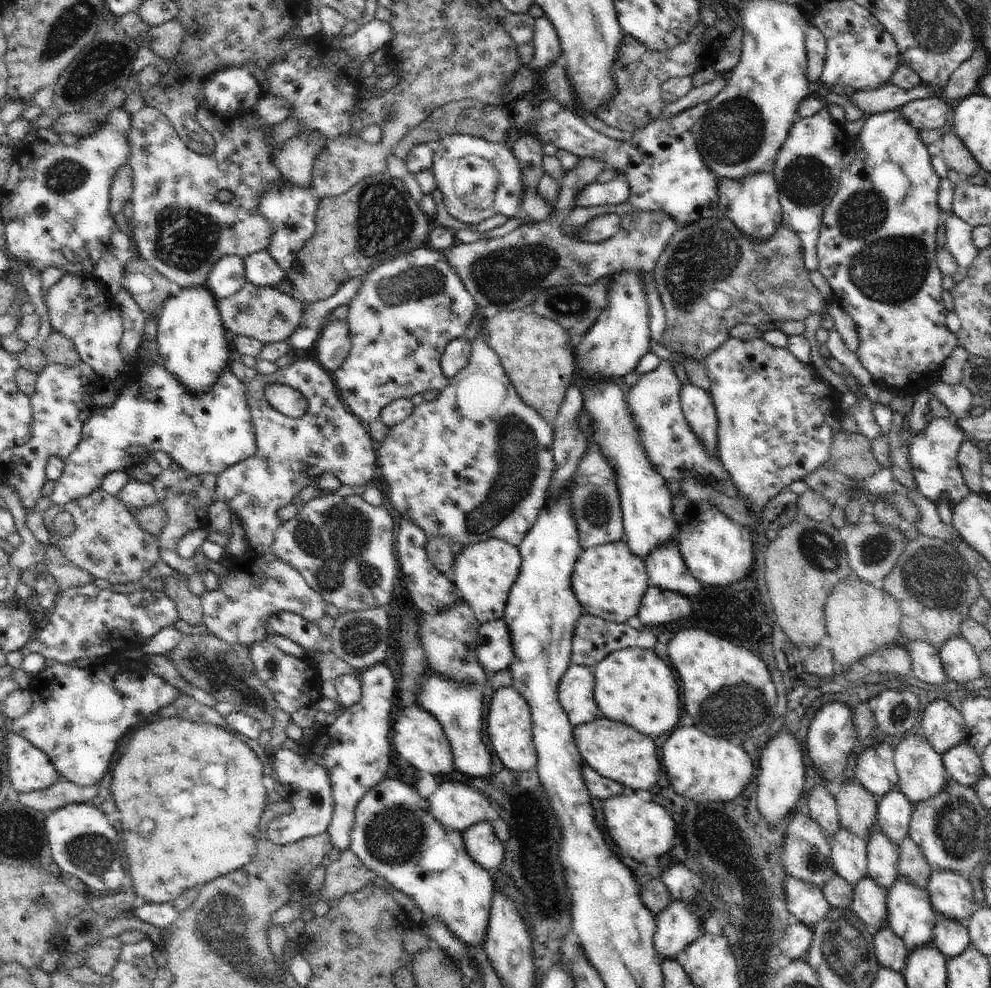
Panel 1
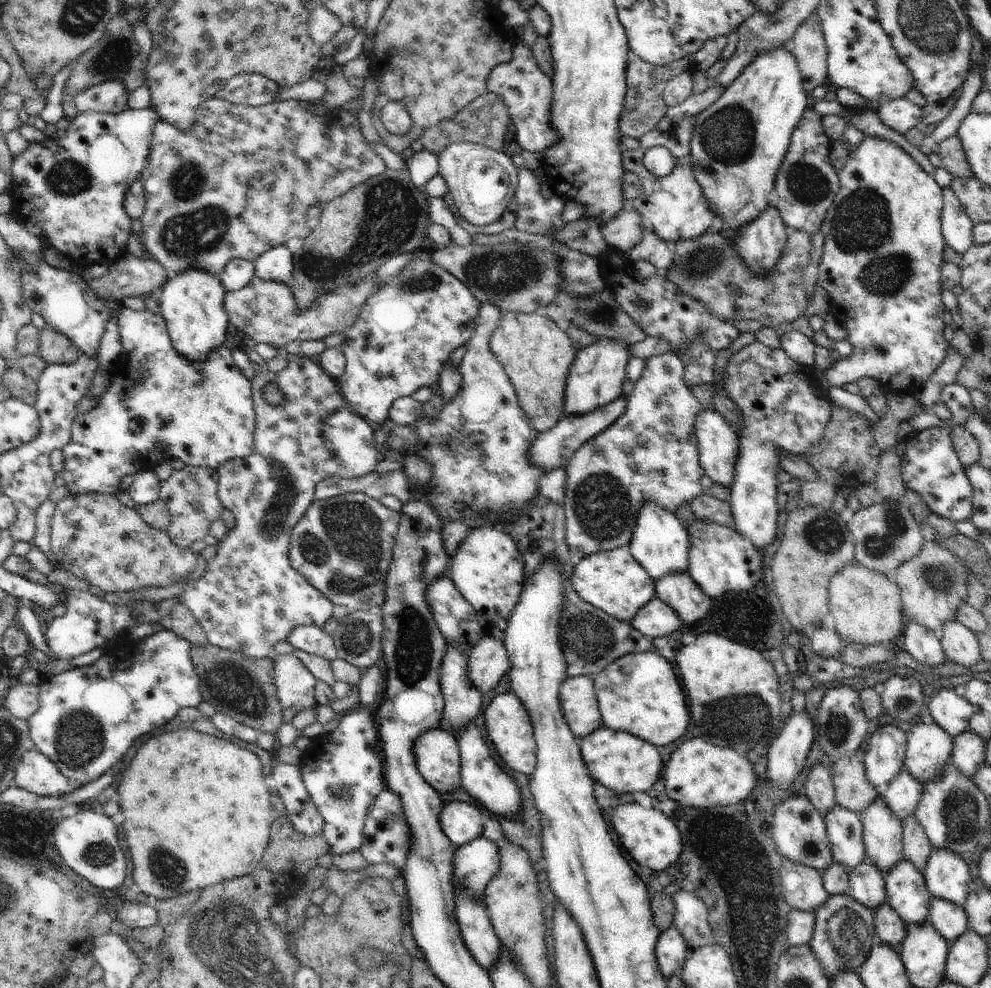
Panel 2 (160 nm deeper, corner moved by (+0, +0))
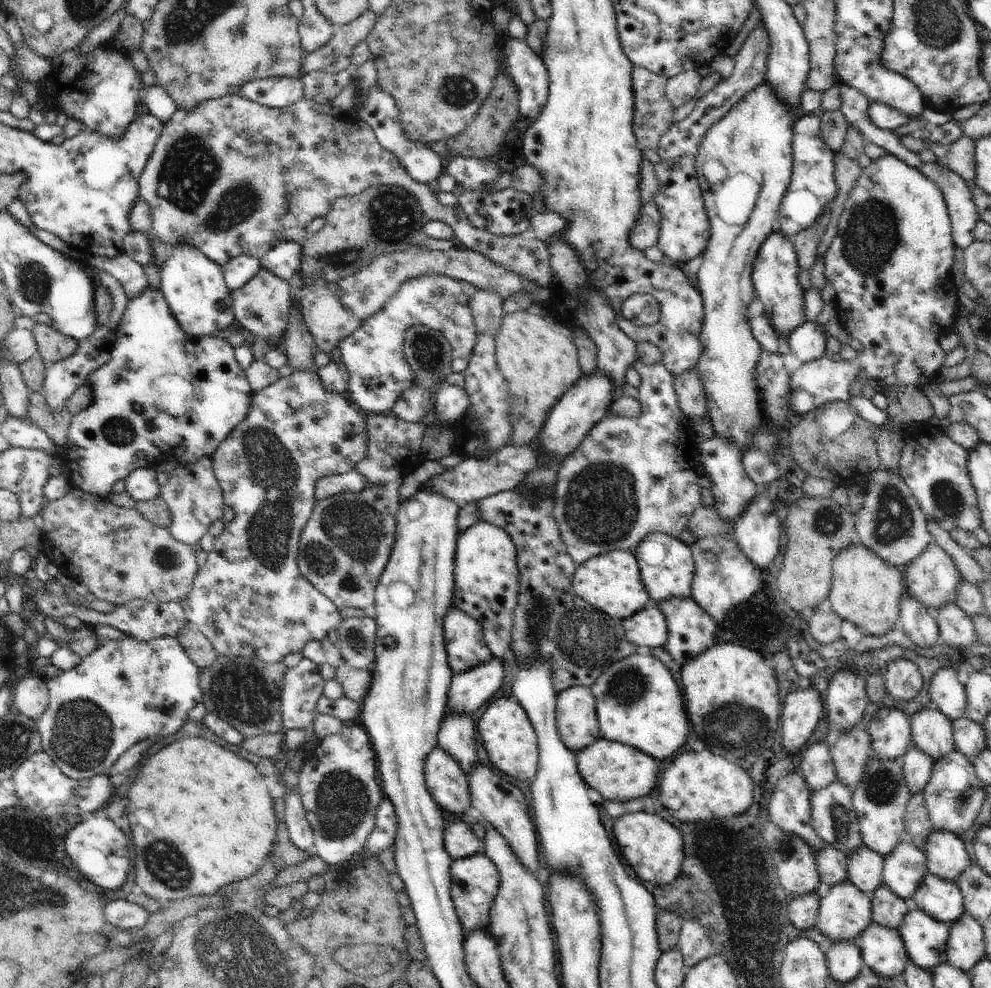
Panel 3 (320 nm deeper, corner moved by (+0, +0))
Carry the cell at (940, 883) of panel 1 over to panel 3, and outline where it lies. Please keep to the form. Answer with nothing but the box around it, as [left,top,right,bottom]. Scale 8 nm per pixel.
[925,831,970,882]

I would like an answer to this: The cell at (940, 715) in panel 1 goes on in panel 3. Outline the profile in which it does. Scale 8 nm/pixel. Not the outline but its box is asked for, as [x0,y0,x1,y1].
[929,668,967,720]

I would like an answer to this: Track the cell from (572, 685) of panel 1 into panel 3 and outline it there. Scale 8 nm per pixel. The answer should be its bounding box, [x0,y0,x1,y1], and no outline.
[555,685,601,753]

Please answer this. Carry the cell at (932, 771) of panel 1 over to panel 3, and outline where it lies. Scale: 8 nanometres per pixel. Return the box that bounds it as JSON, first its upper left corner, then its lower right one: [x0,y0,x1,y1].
[911,705,956,762]

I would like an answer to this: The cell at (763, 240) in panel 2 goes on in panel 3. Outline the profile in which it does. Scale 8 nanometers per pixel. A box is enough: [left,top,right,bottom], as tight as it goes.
[751,229,805,338]

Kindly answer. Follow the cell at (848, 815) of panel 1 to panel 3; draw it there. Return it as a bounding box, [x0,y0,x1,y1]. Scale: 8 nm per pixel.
[830,723,872,790]

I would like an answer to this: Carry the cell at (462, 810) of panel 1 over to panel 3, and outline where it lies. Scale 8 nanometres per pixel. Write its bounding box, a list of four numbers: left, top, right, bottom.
[443,822,483,859]

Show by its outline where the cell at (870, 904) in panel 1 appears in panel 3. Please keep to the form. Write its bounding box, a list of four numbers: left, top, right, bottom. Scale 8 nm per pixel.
[847,843,885,894]

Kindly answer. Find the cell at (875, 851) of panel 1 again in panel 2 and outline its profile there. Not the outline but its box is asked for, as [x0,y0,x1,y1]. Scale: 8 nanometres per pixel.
[862,784,905,878]

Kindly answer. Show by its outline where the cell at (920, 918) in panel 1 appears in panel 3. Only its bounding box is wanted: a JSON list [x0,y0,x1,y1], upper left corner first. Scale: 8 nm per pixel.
[883,838,929,900]

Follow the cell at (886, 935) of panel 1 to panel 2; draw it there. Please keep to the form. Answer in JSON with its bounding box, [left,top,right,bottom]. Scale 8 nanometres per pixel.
[874,903,907,948]

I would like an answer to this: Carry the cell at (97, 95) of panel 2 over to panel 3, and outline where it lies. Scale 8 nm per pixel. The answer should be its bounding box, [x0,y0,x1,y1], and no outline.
[37,43,177,141]

